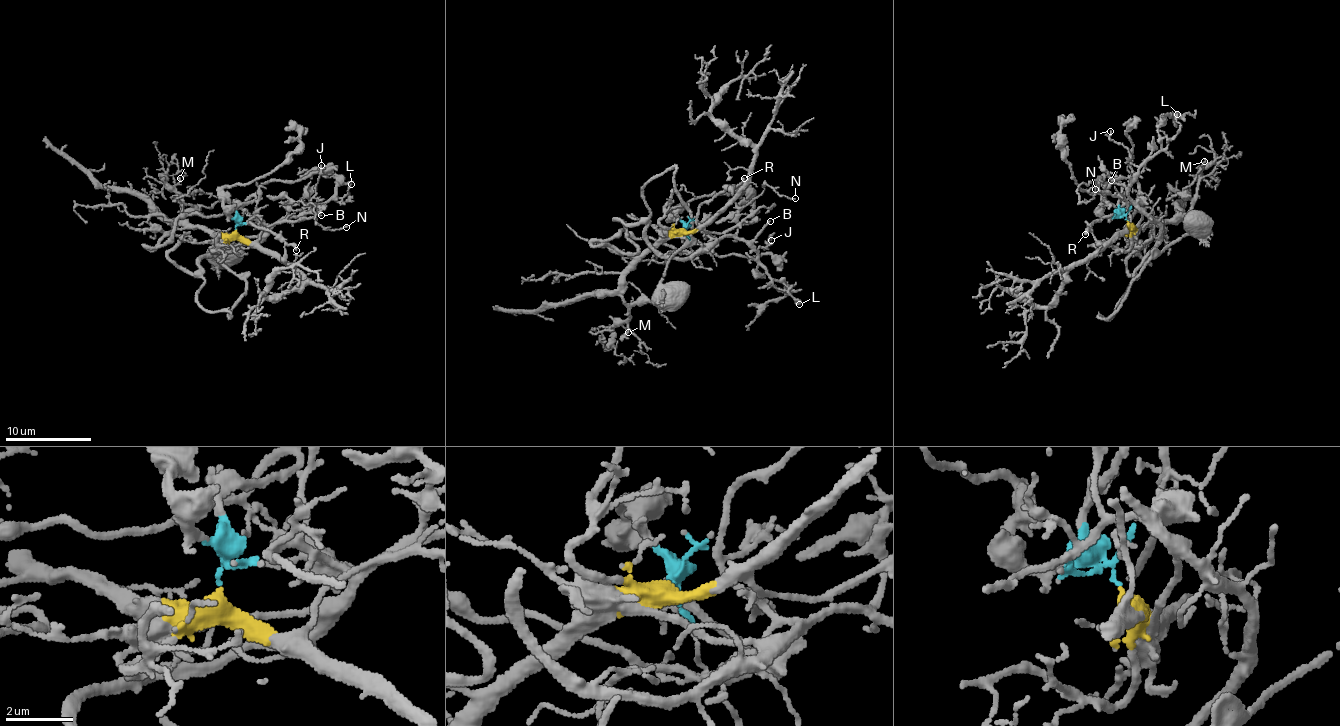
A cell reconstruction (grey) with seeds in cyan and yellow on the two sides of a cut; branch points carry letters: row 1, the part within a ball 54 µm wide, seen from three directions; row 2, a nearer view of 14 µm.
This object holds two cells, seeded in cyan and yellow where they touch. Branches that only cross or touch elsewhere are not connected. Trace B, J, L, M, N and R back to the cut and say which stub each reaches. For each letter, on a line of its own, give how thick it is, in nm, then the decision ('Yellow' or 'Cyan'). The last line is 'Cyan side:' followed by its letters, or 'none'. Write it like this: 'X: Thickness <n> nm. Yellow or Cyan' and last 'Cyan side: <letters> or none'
B: Thickness 150 nm. Cyan
J: Thickness 120 nm. Cyan
L: Thickness 160 nm. Cyan
M: Thickness 130 nm. Yellow
N: Thickness 90 nm. Cyan
R: Thickness 220 nm. Cyan
Cyan side: B, J, L, N, R

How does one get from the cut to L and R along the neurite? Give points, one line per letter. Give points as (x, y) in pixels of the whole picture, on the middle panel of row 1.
L: (684, 231), (693, 219), (714, 239), (732, 236), (747, 240), (769, 278), (800, 305)
R: (684, 231), (703, 202), (743, 178)

